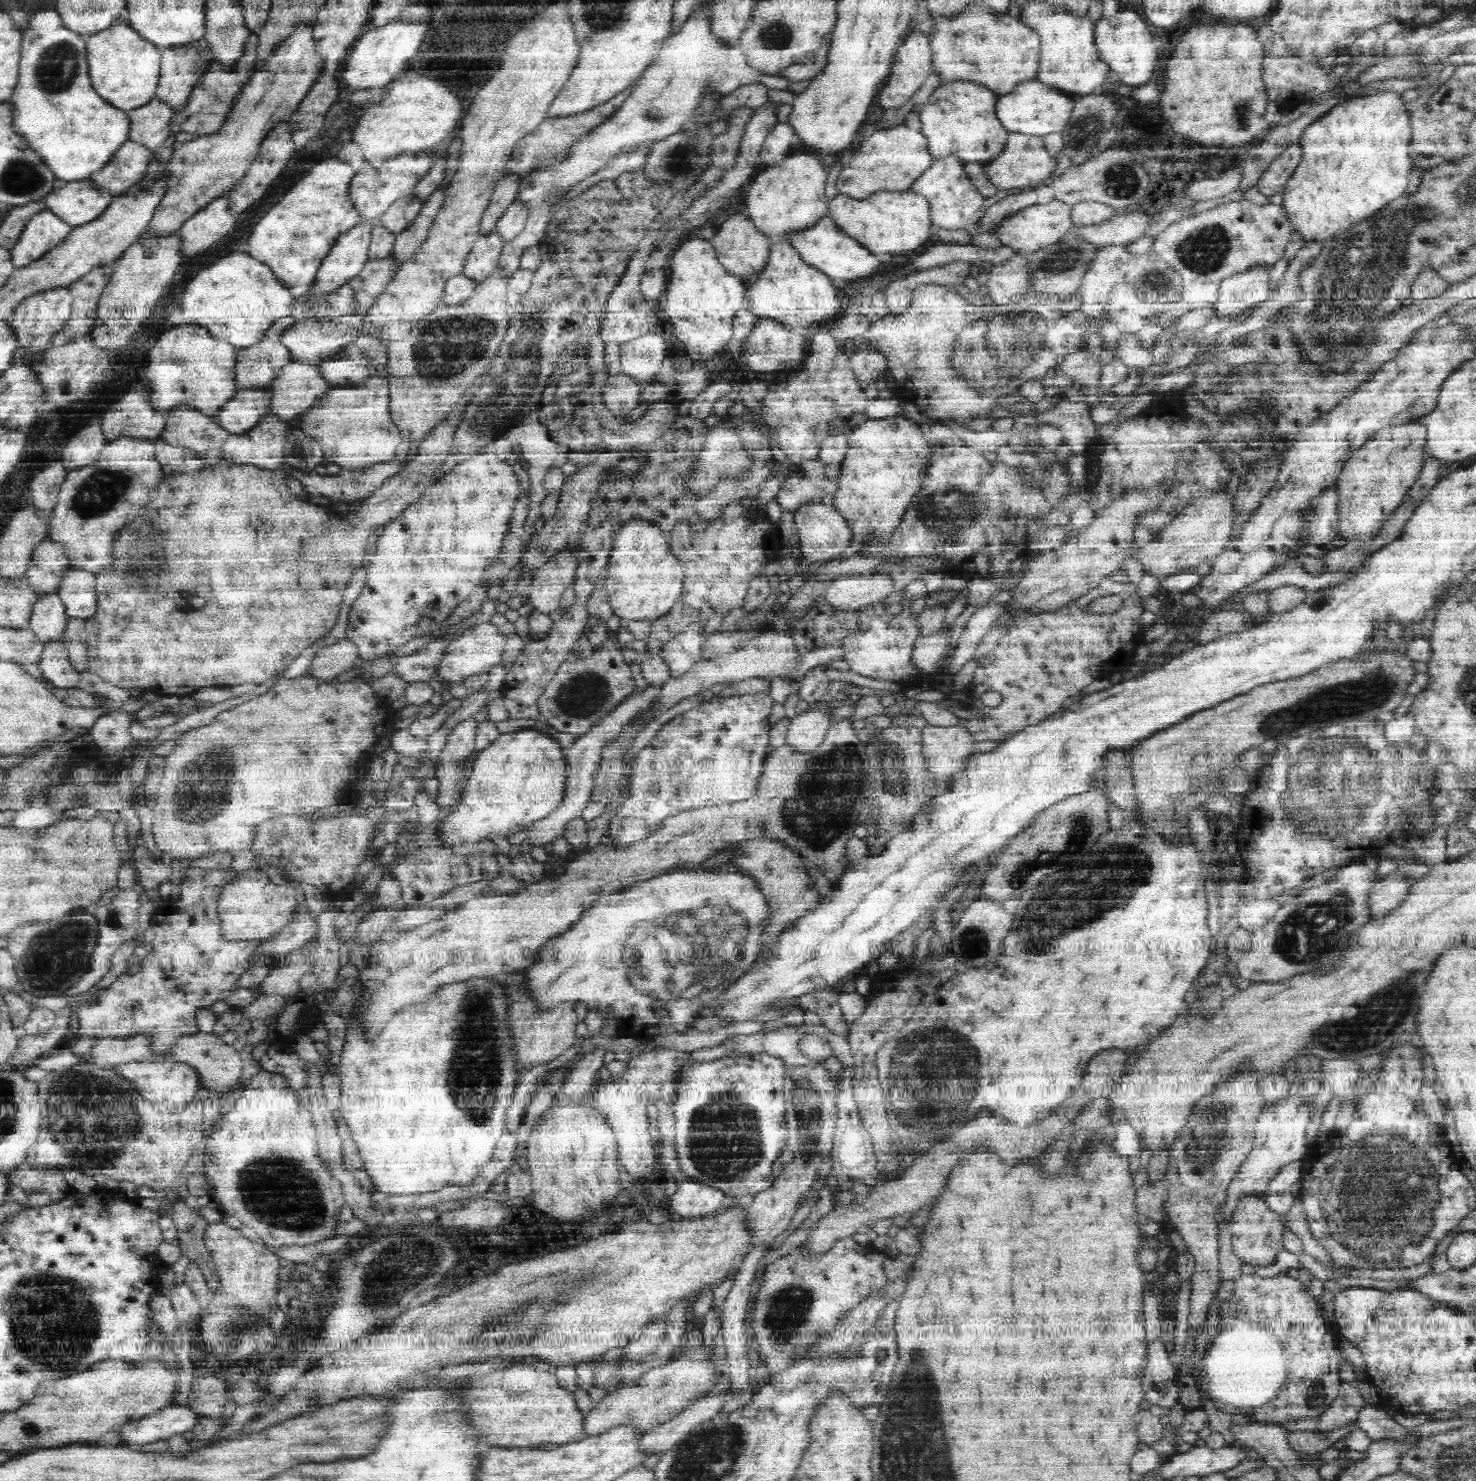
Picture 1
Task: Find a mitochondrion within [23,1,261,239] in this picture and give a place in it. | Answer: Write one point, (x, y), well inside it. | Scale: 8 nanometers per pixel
(57, 66)

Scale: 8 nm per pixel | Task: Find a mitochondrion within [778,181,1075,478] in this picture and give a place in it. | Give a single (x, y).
(999, 363)

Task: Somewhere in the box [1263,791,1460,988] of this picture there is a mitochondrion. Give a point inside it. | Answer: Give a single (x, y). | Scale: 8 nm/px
(1311, 933)

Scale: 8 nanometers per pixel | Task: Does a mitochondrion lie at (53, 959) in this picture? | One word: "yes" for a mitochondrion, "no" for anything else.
yes

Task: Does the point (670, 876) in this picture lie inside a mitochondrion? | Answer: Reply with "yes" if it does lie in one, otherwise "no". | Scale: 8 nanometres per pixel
no

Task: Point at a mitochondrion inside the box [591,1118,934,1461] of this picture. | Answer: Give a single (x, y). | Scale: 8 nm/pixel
(786, 1313)

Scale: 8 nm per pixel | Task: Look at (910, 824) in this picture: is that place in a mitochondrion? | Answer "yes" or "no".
no

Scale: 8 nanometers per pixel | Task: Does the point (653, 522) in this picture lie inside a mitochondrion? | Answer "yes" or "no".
no

